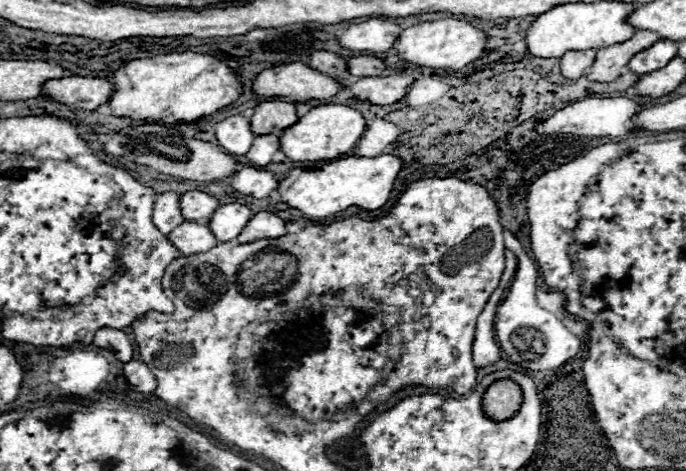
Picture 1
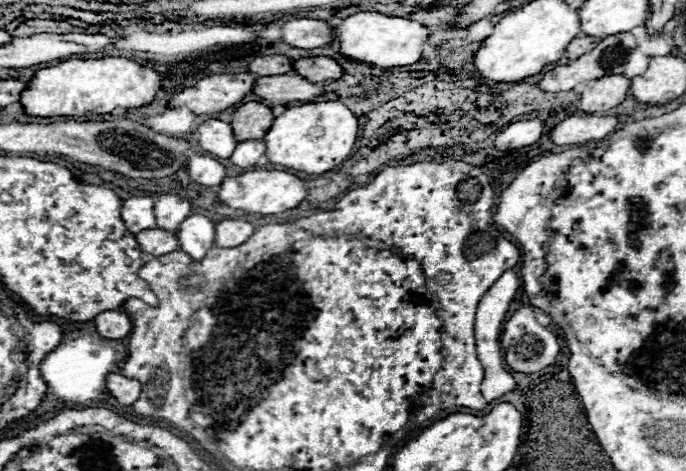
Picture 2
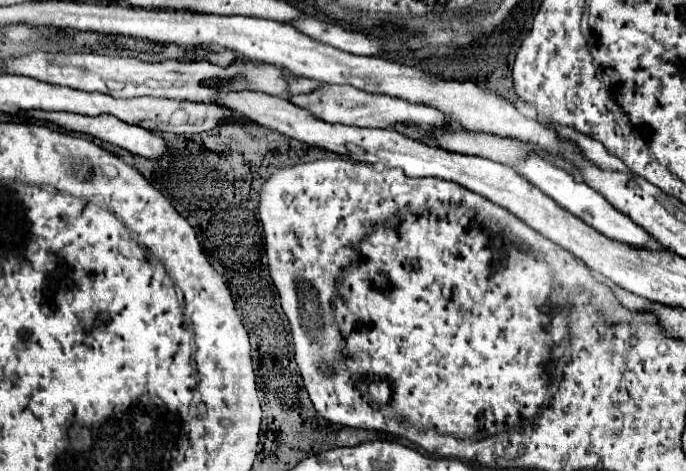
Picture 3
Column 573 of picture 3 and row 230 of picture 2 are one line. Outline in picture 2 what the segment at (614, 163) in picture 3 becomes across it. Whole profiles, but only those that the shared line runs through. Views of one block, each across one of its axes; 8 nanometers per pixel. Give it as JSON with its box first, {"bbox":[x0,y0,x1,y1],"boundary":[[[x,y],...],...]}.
{"bbox":[122,196,156,234],"boundary":[[[132,196],[122,202],[122,222],[132,234],[146,228],[156,228],[154,200],[150,196]]]}

